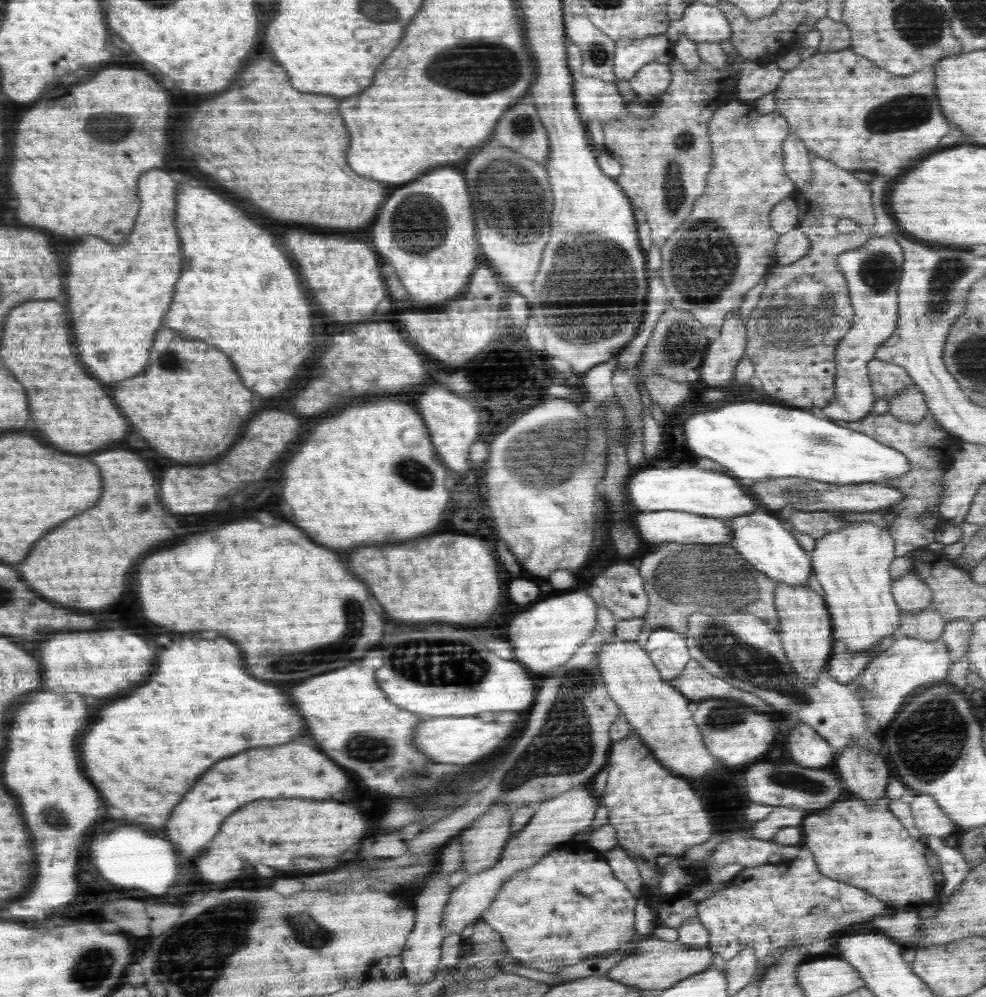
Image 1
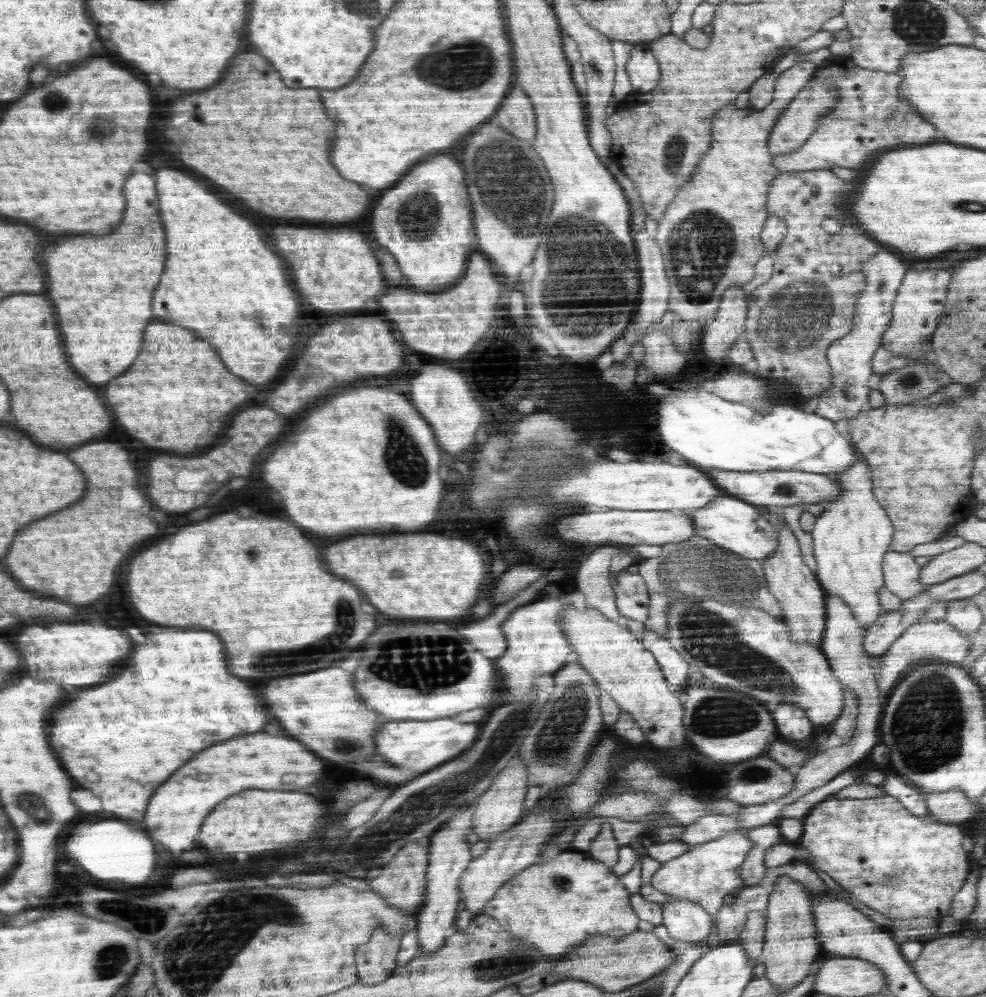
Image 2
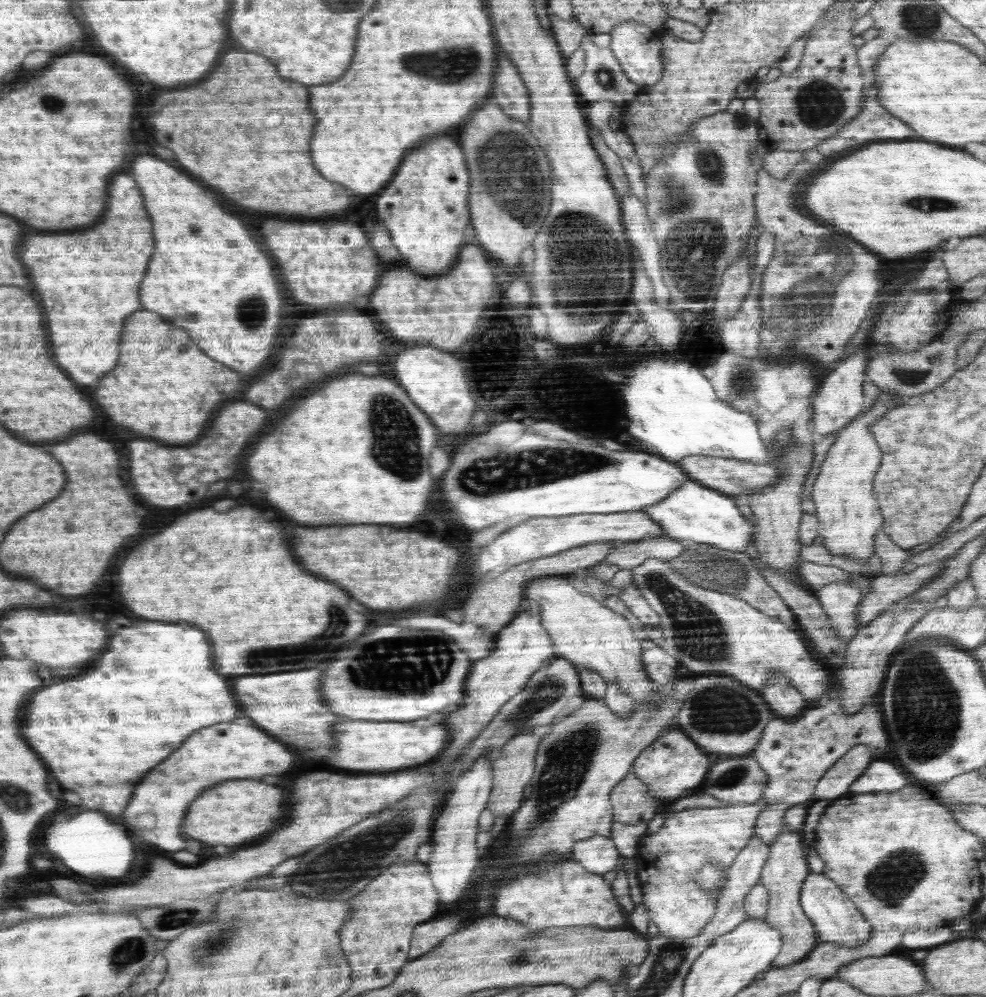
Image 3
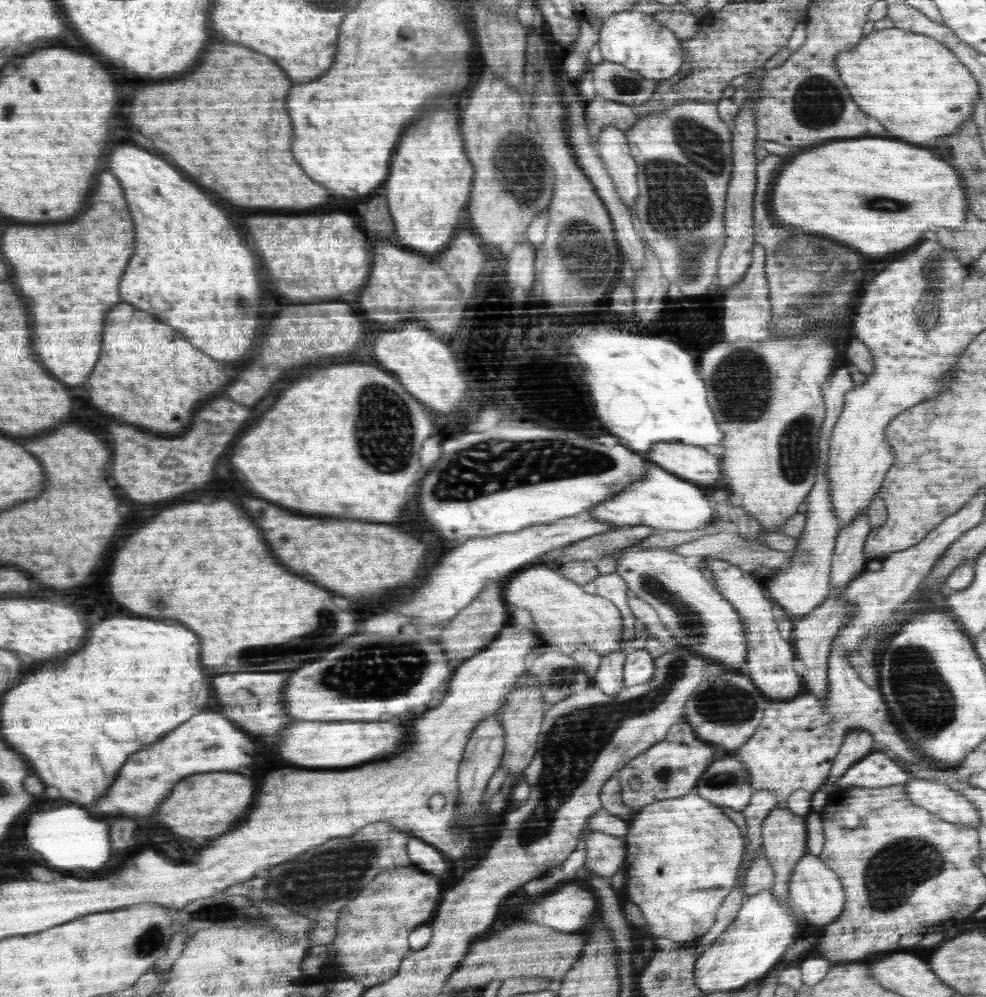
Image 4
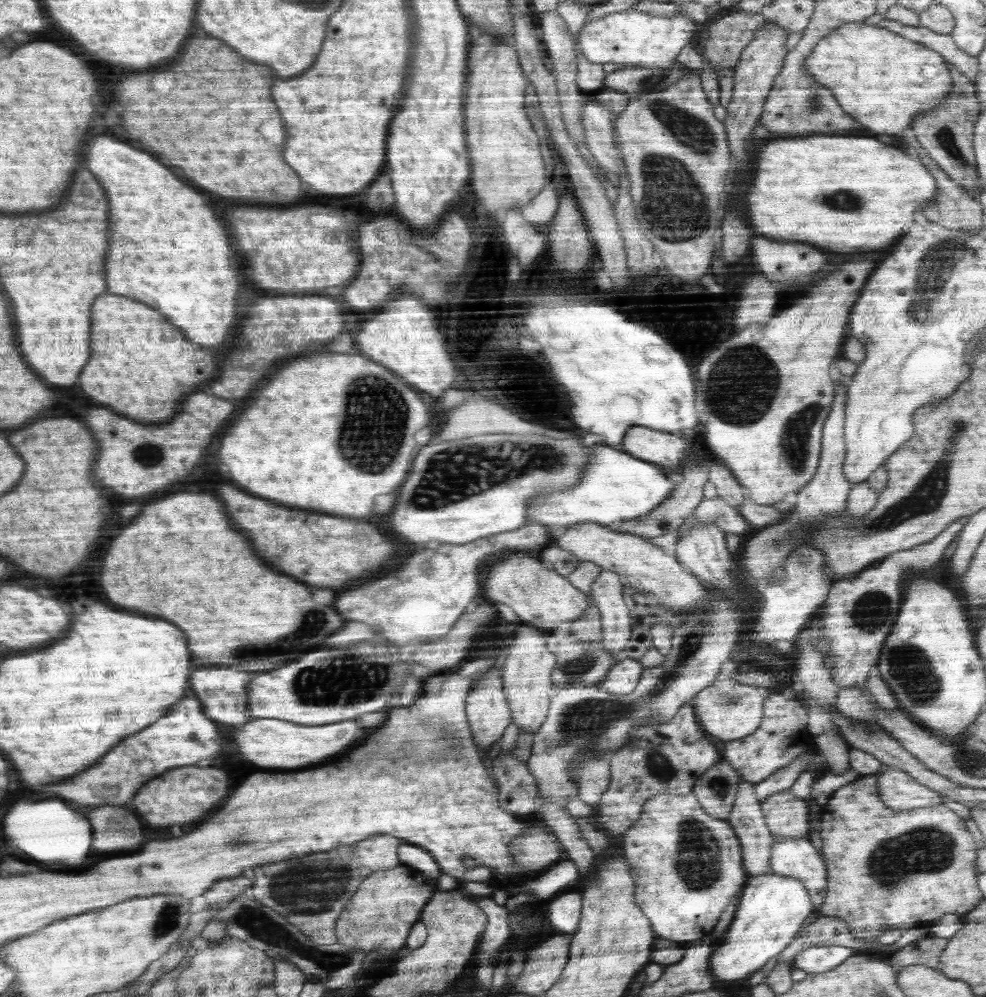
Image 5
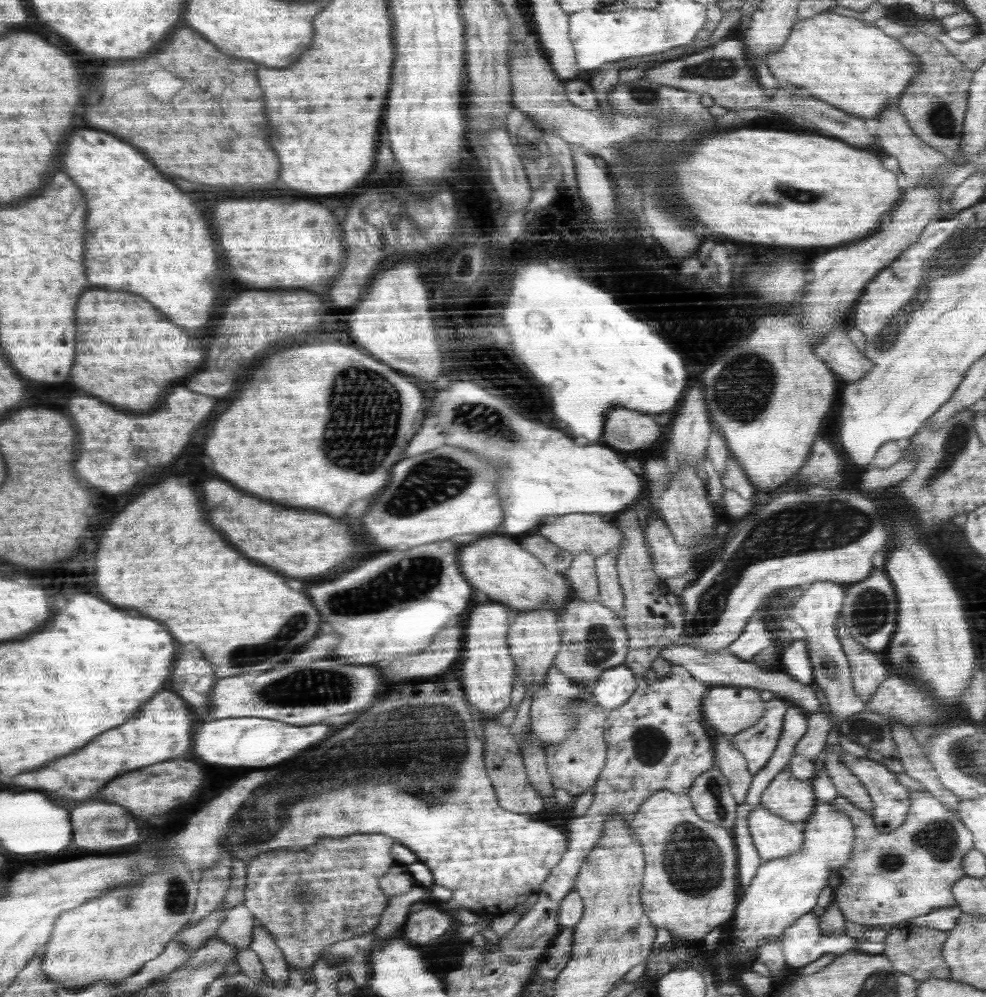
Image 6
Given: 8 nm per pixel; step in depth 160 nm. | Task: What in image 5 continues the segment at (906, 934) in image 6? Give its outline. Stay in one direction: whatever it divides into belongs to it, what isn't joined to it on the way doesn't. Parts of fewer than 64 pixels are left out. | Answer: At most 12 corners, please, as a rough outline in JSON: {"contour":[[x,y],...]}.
{"contour":[[928,935],[892,956],[891,965],[939,968],[949,939]]}

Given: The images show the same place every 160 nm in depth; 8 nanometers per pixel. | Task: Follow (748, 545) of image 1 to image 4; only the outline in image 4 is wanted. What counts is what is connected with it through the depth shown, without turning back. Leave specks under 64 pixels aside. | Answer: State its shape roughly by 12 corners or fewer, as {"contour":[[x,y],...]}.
{"contour":[[658,465],[587,512],[618,527],[703,529],[714,508]]}

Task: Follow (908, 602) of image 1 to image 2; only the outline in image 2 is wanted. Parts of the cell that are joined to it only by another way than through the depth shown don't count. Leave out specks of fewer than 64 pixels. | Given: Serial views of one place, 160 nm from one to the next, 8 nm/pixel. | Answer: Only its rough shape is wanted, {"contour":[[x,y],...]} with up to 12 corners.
{"contour":[[909,552],[883,556],[884,585],[902,601],[929,587]]}

